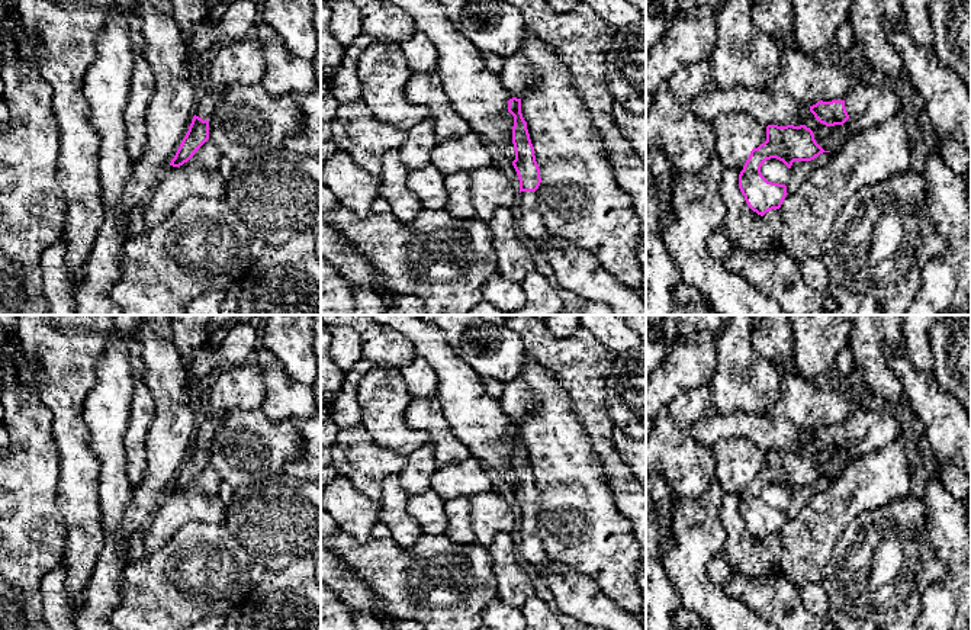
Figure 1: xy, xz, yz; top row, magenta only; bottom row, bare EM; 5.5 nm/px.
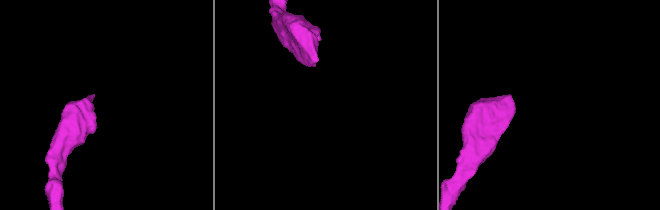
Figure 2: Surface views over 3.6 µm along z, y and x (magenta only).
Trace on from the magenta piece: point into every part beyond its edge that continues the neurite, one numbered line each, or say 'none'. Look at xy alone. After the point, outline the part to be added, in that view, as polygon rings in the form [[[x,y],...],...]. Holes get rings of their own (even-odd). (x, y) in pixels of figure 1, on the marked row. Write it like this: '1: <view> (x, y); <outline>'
1: xy (203, 109); [[[206,93],[202,100],[196,105],[194,115],[202,118],[203,120],[210,119],[210,113],[213,109],[213,102],[219,96],[219,93]]]

